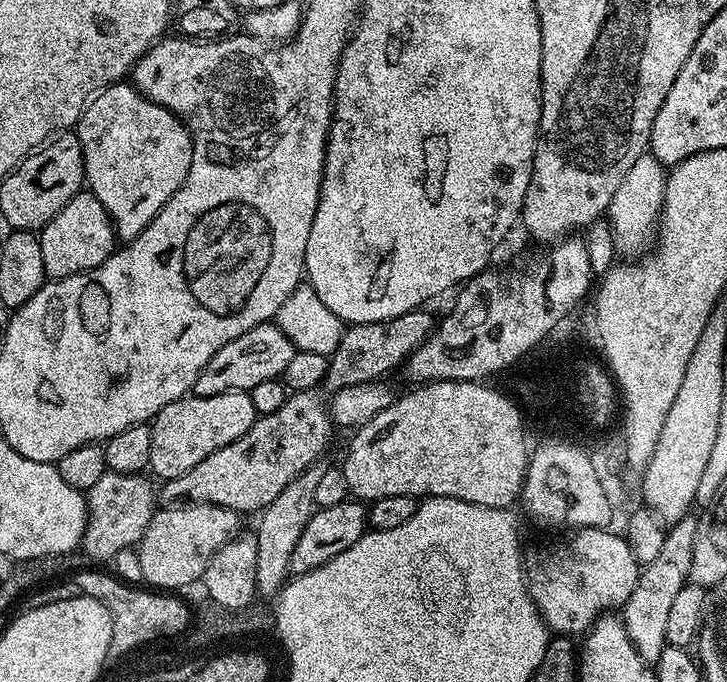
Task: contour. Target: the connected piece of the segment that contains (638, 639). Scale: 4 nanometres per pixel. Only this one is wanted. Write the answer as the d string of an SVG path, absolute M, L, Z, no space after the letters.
M686 515L665 535L658 558L643 565L638 582L634 586L634 594L630 594L630 598L622 606L626 634L634 650L649 666L655 665L666 646L666 622L669 620L670 606L673 605L678 592L689 583L688 574L694 554L696 521L695 515Z

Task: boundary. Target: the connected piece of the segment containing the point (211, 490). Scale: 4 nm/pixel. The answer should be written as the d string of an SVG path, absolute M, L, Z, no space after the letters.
M315 391L292 392L274 414L260 416L242 438L214 450L210 458L202 458L194 470L186 470L173 480L159 485L158 500L164 506L176 506L181 502L217 504L241 514L259 513L296 476L309 471L312 464L328 448L334 425L329 409L316 404Z

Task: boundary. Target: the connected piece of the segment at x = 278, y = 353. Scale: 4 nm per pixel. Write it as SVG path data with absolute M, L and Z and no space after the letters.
M274 322L254 326L246 330L246 334L234 338L234 342L226 342L226 346L222 346L222 350L218 350L218 354L214 354L214 358L210 358L206 366L202 366L196 379L195 395L248 392L258 386L258 382L283 377L286 366L290 363L290 358L294 358L296 351L290 338L286 338L286 334L282 334L282 330Z

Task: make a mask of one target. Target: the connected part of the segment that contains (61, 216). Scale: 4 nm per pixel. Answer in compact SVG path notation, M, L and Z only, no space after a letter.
M81 190L54 217L49 224L45 224L38 232L42 246L42 262L45 277L61 280L79 272L90 270L111 256L118 244L116 230L112 226L112 219L108 211L98 202L98 198L91 191Z

